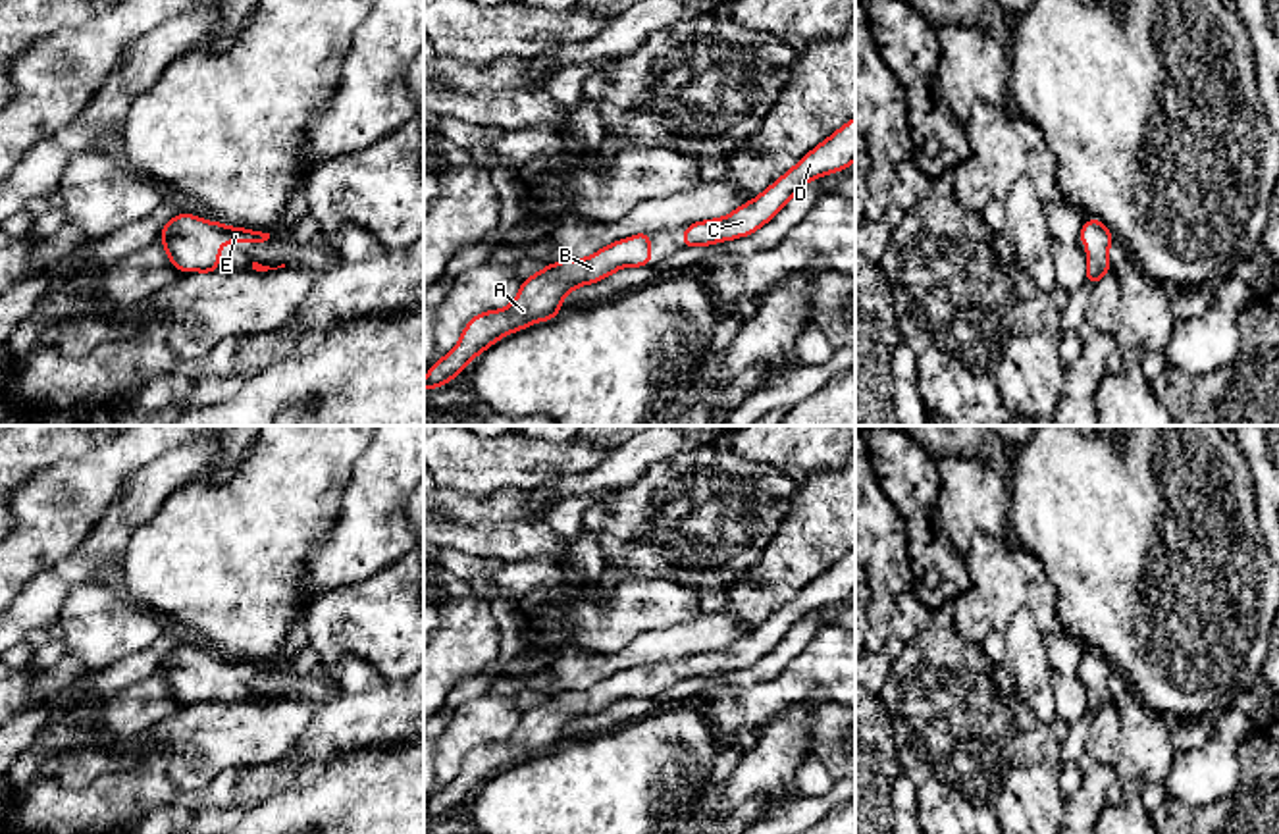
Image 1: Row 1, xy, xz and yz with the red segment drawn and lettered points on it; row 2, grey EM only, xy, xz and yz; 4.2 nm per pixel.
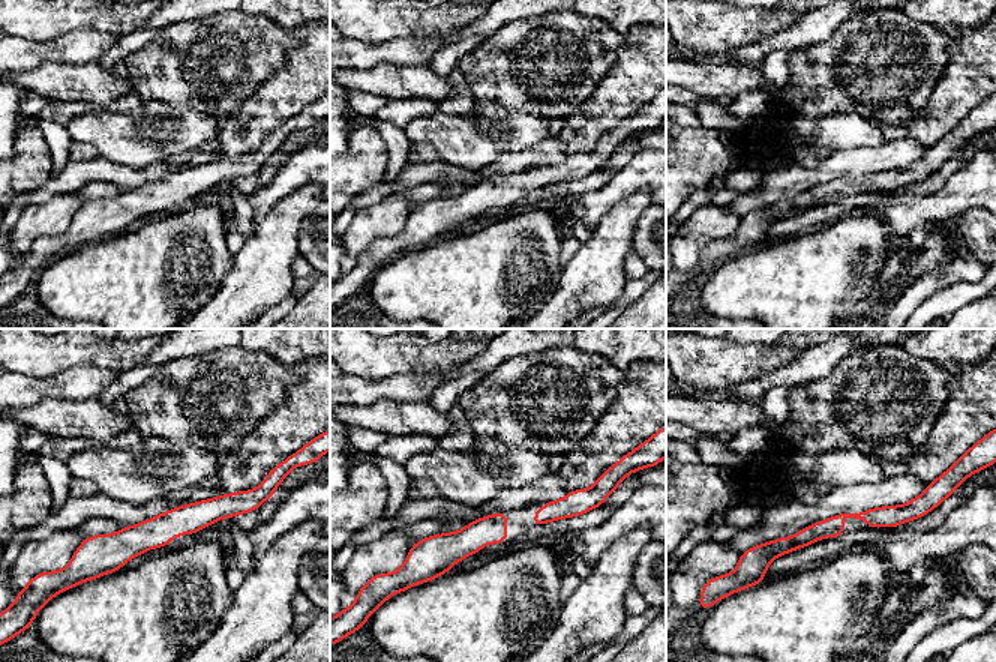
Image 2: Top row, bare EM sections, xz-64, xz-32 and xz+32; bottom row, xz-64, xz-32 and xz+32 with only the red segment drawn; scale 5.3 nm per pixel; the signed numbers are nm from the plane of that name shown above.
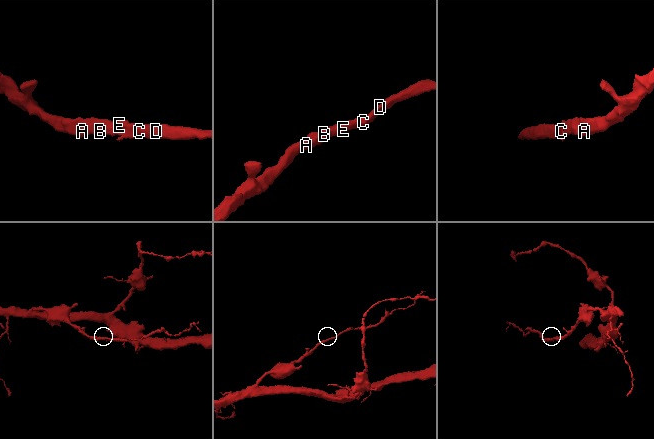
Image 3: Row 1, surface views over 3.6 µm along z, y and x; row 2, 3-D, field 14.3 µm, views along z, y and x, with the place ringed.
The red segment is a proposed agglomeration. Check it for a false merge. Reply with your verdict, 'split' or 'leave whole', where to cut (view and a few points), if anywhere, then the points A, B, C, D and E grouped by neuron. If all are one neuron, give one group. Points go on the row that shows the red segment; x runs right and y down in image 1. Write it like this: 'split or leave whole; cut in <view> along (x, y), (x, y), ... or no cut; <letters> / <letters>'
leave whole; no cut; A B C D E

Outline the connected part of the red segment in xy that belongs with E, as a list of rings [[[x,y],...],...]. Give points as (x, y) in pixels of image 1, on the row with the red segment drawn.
[[[183,212],[162,227],[160,237],[173,268],[183,274],[216,274],[220,272],[222,243],[258,245],[268,241],[270,233],[204,222],[198,216]]]

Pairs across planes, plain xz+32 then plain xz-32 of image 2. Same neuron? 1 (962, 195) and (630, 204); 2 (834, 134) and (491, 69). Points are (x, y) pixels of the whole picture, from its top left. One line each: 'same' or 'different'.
1: different
2: different

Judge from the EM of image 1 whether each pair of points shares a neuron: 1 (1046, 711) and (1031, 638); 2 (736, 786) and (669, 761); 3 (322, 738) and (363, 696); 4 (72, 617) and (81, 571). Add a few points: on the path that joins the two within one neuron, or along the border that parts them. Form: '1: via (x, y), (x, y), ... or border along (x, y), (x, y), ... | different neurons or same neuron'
1: via (1033, 694), (1031, 655) | same neuron
2: border along (713, 798), (709, 804) | different neurons
3: via (332, 729), (355, 705) | same neuron
4: border along (93, 578), (70, 592), (56, 621) | different neurons

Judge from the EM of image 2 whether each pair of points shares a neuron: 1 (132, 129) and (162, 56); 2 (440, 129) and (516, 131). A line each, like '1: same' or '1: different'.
1: different
2: same

